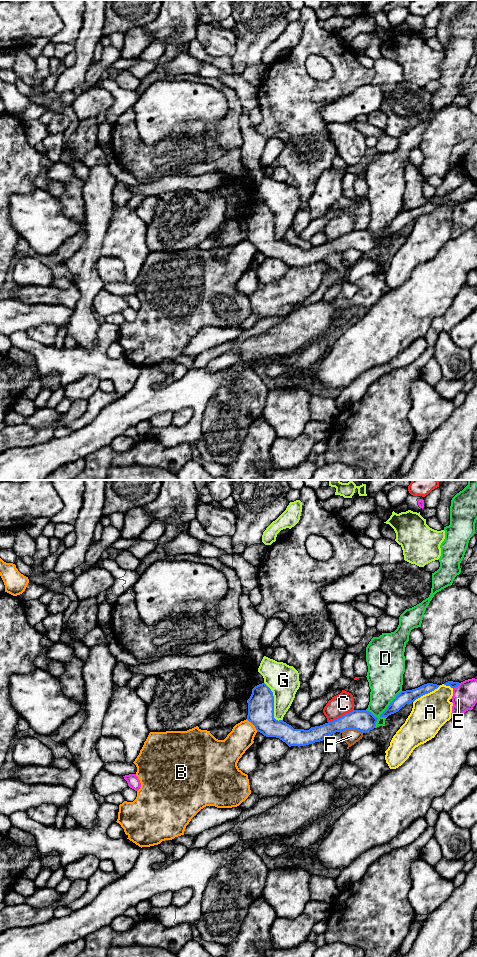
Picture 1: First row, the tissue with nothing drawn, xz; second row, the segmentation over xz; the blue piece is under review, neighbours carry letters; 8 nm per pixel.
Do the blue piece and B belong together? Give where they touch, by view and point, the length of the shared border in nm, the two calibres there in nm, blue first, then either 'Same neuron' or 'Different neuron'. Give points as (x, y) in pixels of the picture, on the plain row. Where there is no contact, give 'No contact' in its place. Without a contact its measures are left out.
Touches blue at xz (253, 244). Shared border 140 nm. Thickness 200 nm (blue) against 200 nm. Different neuron

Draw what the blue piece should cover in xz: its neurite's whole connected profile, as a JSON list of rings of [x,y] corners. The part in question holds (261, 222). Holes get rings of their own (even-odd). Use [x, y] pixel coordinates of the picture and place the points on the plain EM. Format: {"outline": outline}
{"outline": [[[265,203],[252,209],[247,223],[247,240],[255,246],[257,252],[266,257],[279,258],[289,267],[300,267],[320,262],[333,253],[342,253],[348,249],[366,253],[375,248],[378,240],[367,230],[353,230],[332,242],[311,247],[309,250],[294,249],[283,240],[278,241],[274,238],[273,212]]]}

